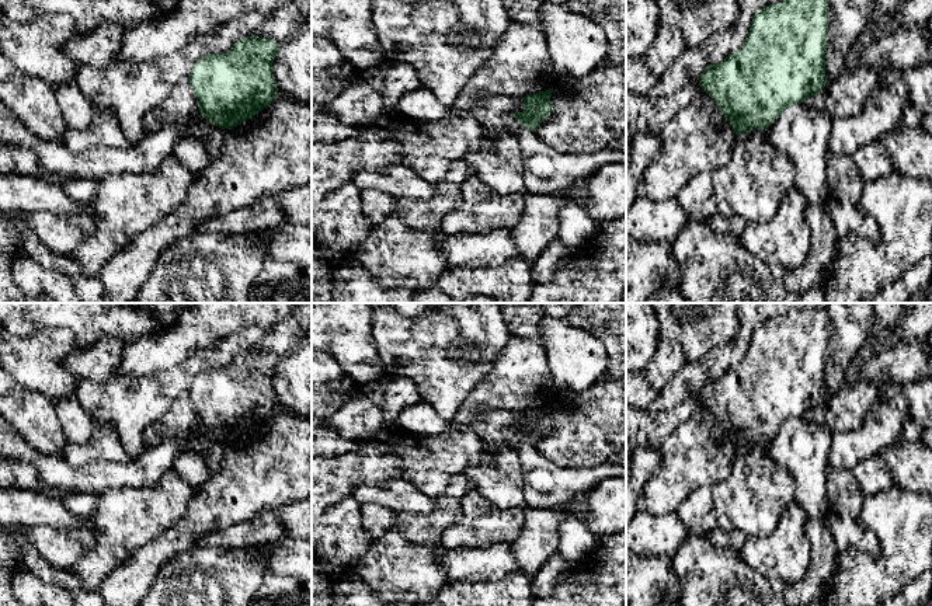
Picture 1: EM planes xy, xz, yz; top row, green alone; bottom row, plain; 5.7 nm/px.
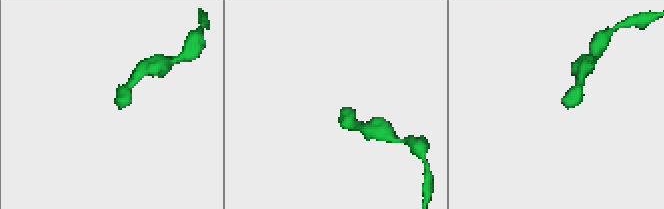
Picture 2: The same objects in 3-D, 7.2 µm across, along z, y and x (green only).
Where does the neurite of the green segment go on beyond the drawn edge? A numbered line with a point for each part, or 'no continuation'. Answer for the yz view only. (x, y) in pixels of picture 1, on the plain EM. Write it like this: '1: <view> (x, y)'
no continuation

